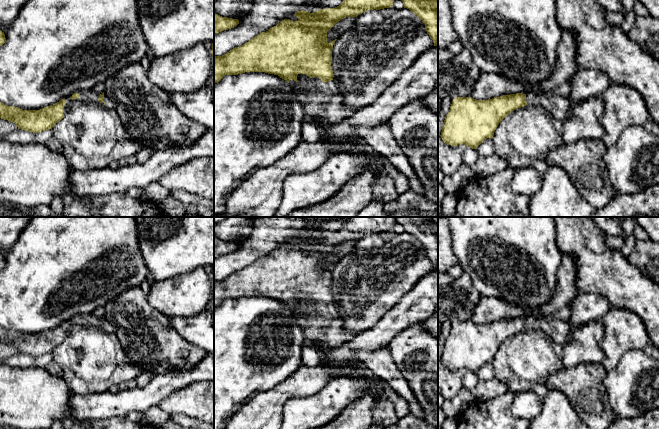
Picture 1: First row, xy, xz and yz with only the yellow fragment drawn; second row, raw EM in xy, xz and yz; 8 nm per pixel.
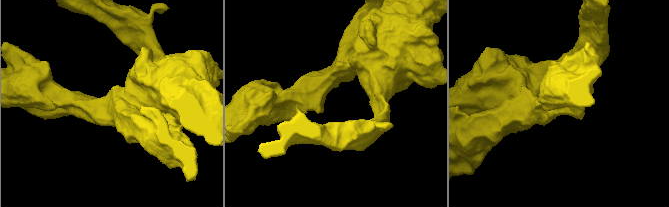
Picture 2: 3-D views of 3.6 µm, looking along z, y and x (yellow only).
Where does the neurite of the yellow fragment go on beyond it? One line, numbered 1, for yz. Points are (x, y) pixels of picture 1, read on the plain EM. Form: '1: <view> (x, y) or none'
1: yz (558, 330)

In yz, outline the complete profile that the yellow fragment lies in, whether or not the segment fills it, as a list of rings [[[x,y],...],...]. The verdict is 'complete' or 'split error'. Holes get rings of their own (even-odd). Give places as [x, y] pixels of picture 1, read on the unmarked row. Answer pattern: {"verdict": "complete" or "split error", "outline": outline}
{"verdict": "split error", "outline": [[[529,316],[476,324],[456,321],[442,350],[441,362],[445,368],[461,368],[476,373],[487,362],[493,362],[499,347],[512,335],[524,330],[539,330],[554,343],[564,346],[573,329],[568,321],[547,320]]]}

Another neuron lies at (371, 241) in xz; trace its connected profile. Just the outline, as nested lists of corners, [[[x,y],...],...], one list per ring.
[[[368,234],[358,239],[355,243],[356,249],[377,249],[382,247],[385,241],[379,234]]]

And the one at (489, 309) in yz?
[[[481,296],[480,302],[474,309],[472,321],[476,324],[488,324],[494,321],[528,315],[529,311],[515,306],[503,299]]]

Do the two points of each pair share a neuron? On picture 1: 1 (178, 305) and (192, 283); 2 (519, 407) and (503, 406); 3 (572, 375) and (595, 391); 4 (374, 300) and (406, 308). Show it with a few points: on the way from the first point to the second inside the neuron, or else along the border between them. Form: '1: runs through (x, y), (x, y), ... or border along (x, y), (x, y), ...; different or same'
1: runs through (181, 300), (192, 288); same
2: border along (515, 394), (511, 411), (522, 418); different
3: runs through (578, 381), (589, 391); same
4: border along (411, 289), (378, 322); different

